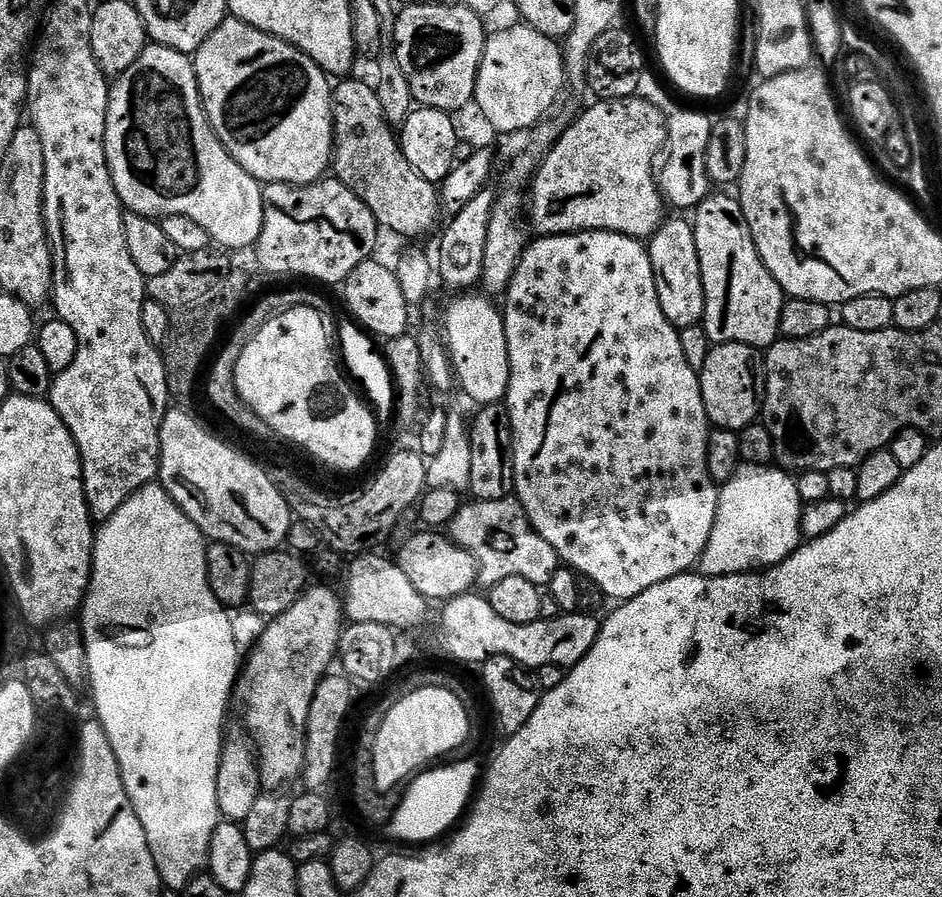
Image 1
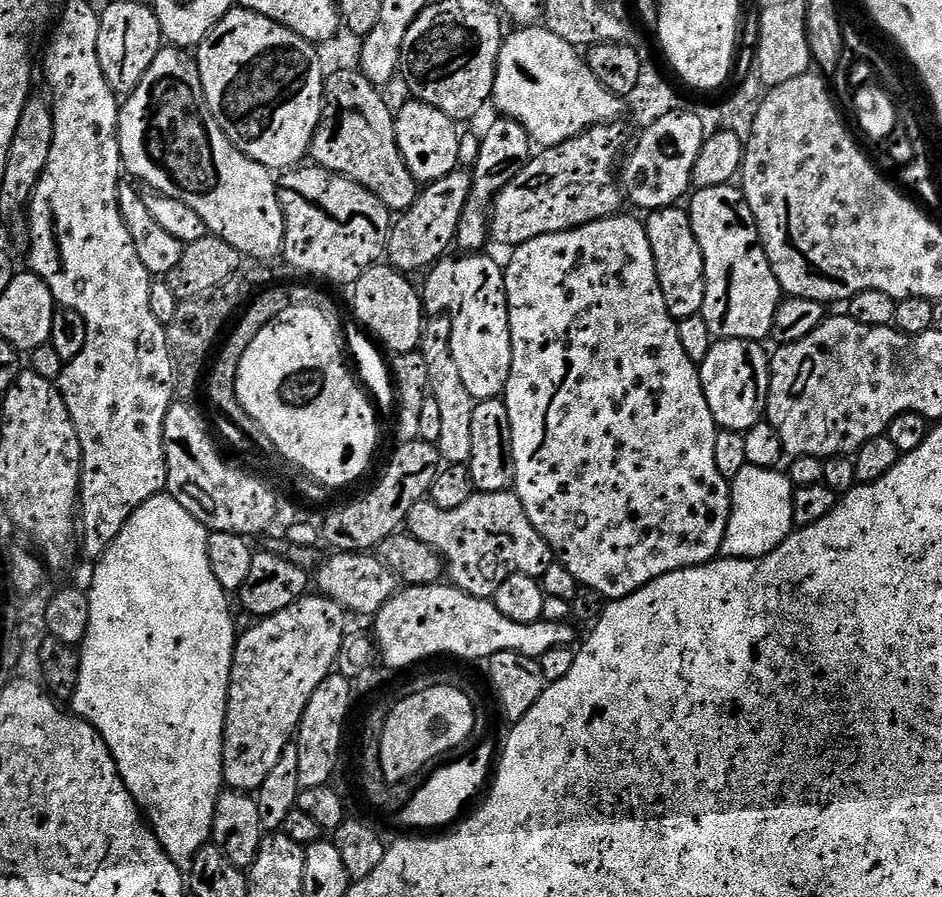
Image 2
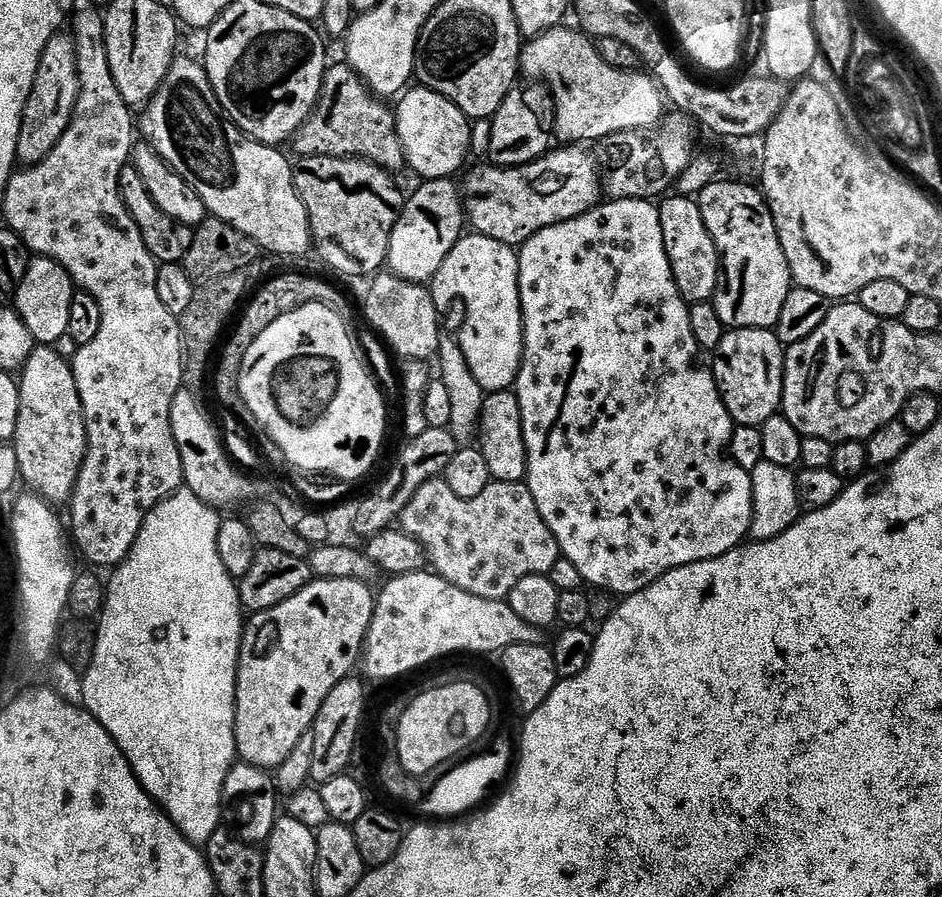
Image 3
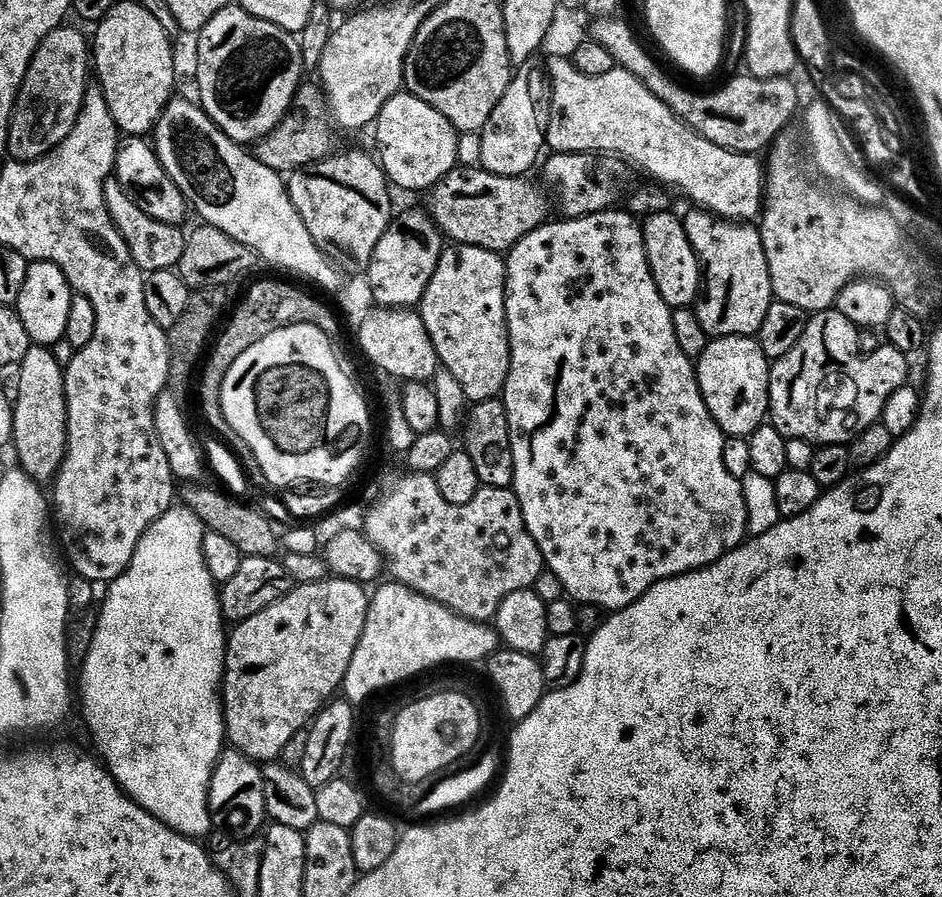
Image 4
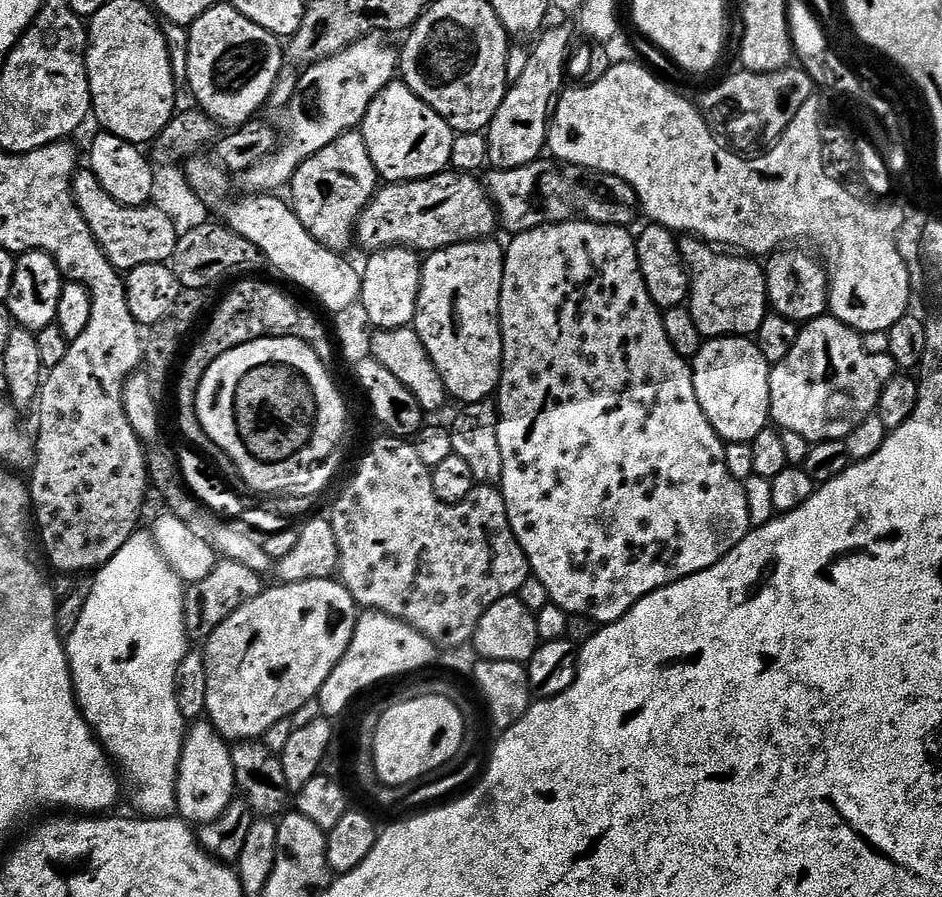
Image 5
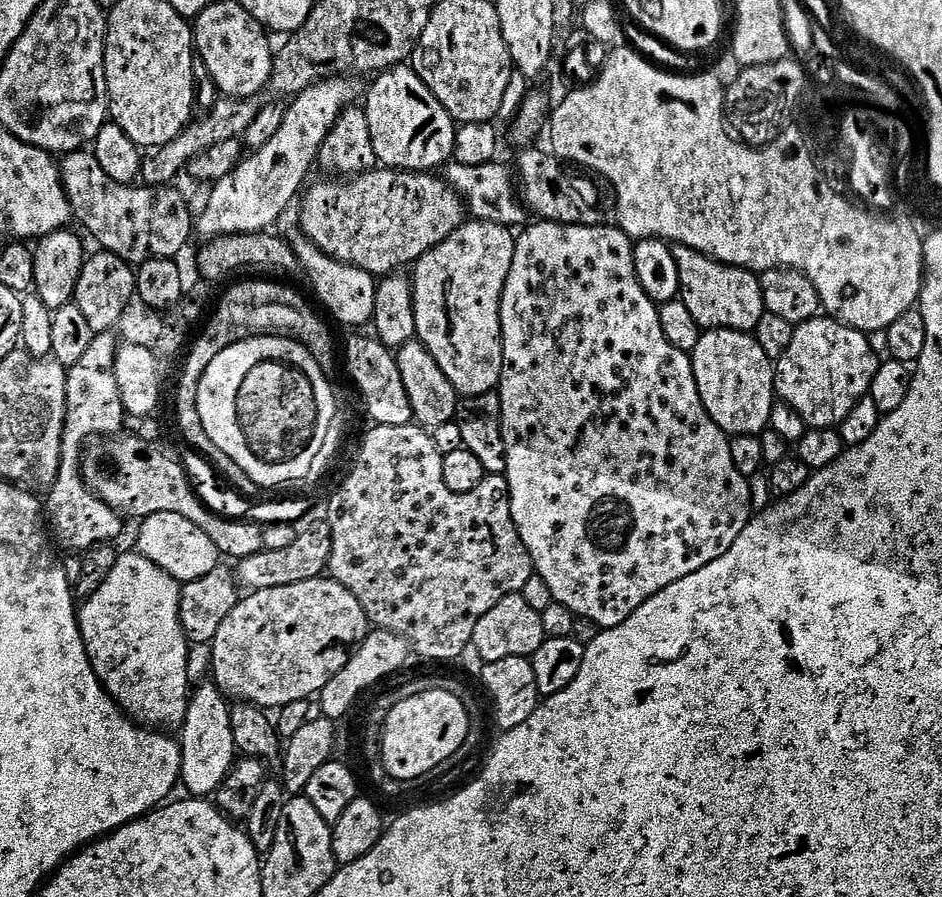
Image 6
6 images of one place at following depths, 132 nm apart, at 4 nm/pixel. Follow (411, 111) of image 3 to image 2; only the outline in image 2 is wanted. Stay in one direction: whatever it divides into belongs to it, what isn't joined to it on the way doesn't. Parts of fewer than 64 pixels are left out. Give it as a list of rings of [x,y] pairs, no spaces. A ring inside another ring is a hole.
[[[415,98],[409,99],[409,104],[404,104],[395,113],[396,137],[398,138],[398,150],[410,170],[410,174],[418,182],[431,182],[446,178],[446,174],[457,171],[460,160],[460,136],[456,133],[457,121],[449,118],[442,110],[434,106],[424,104]]]

